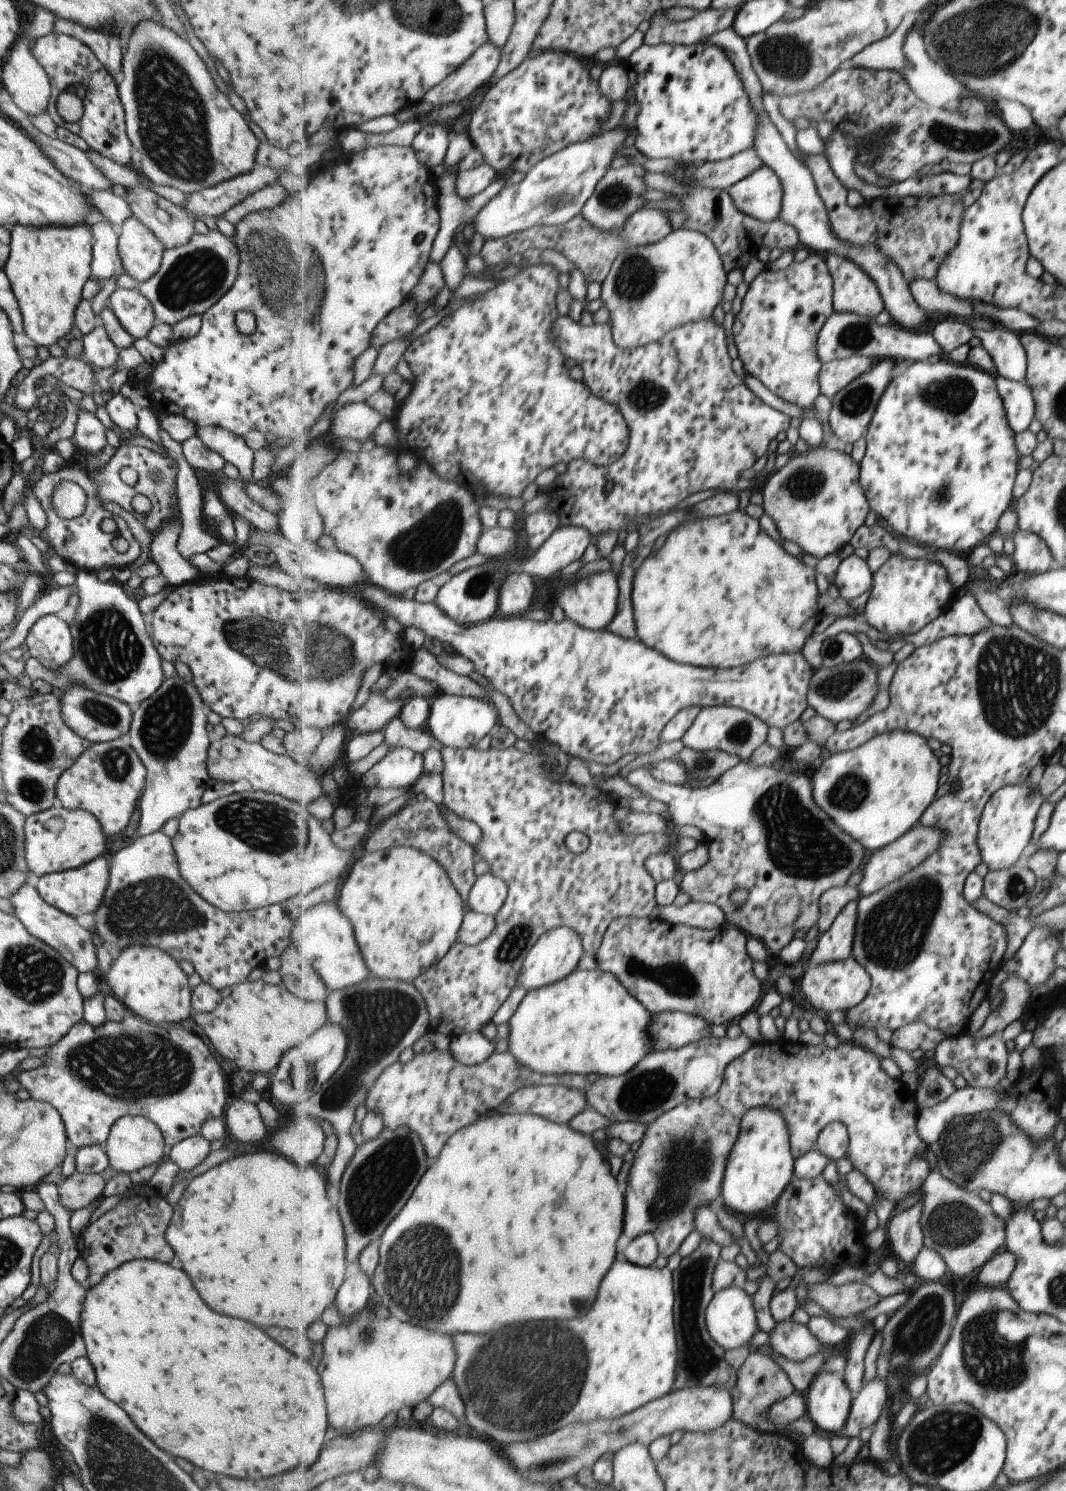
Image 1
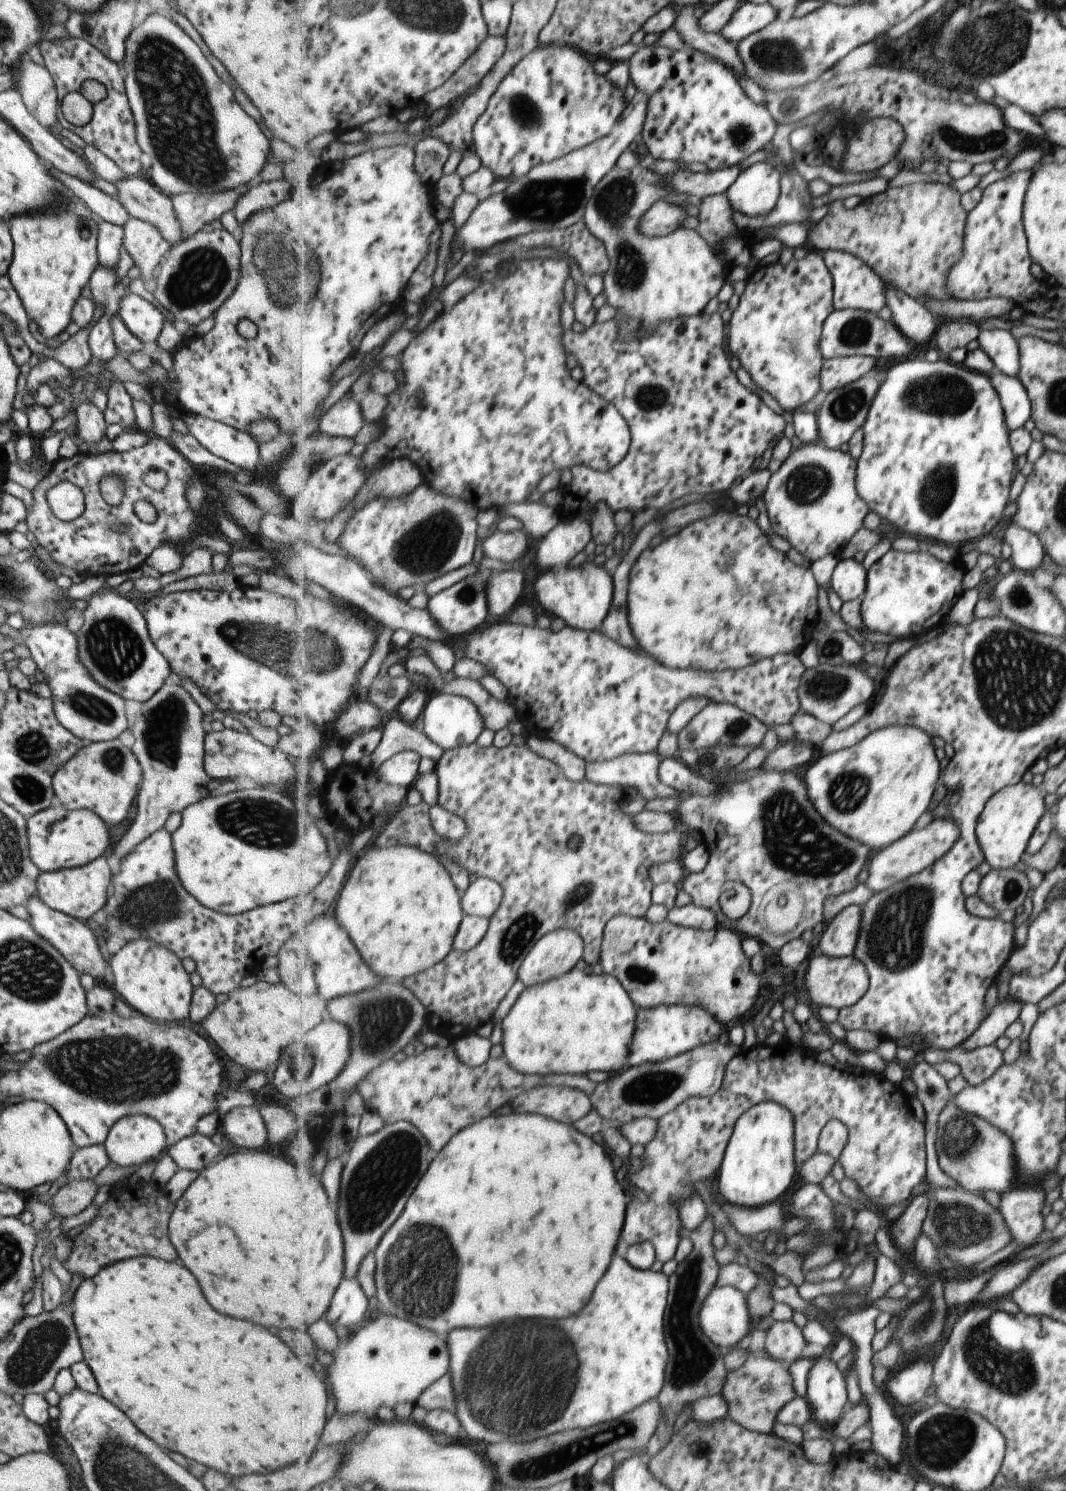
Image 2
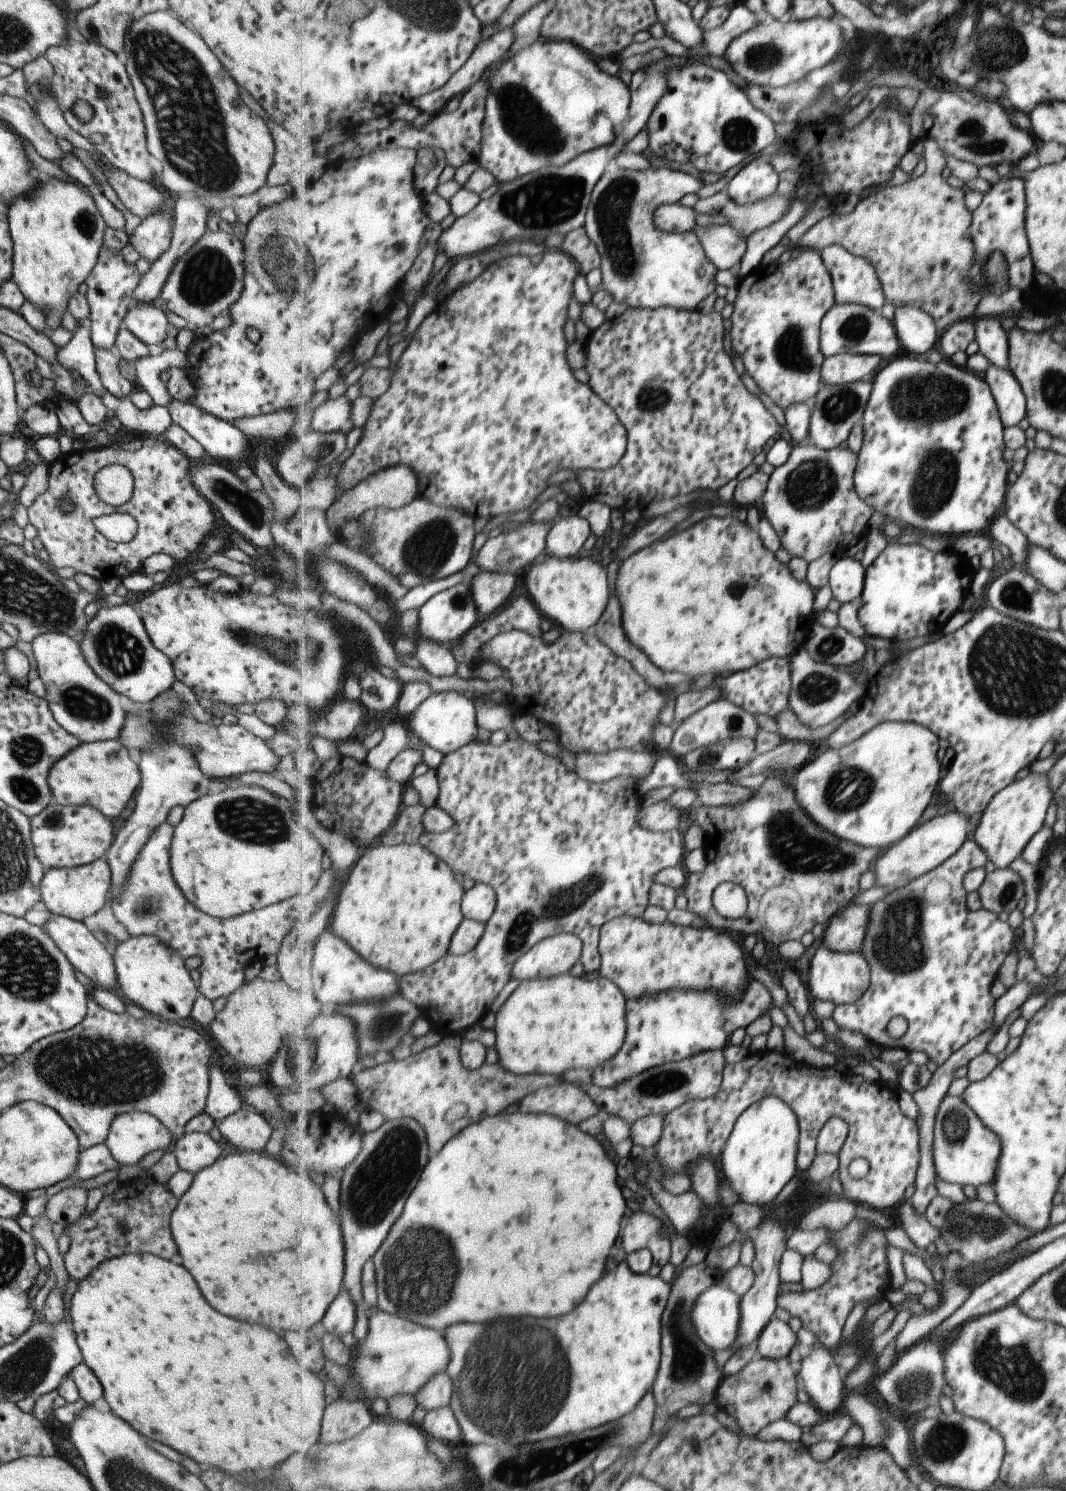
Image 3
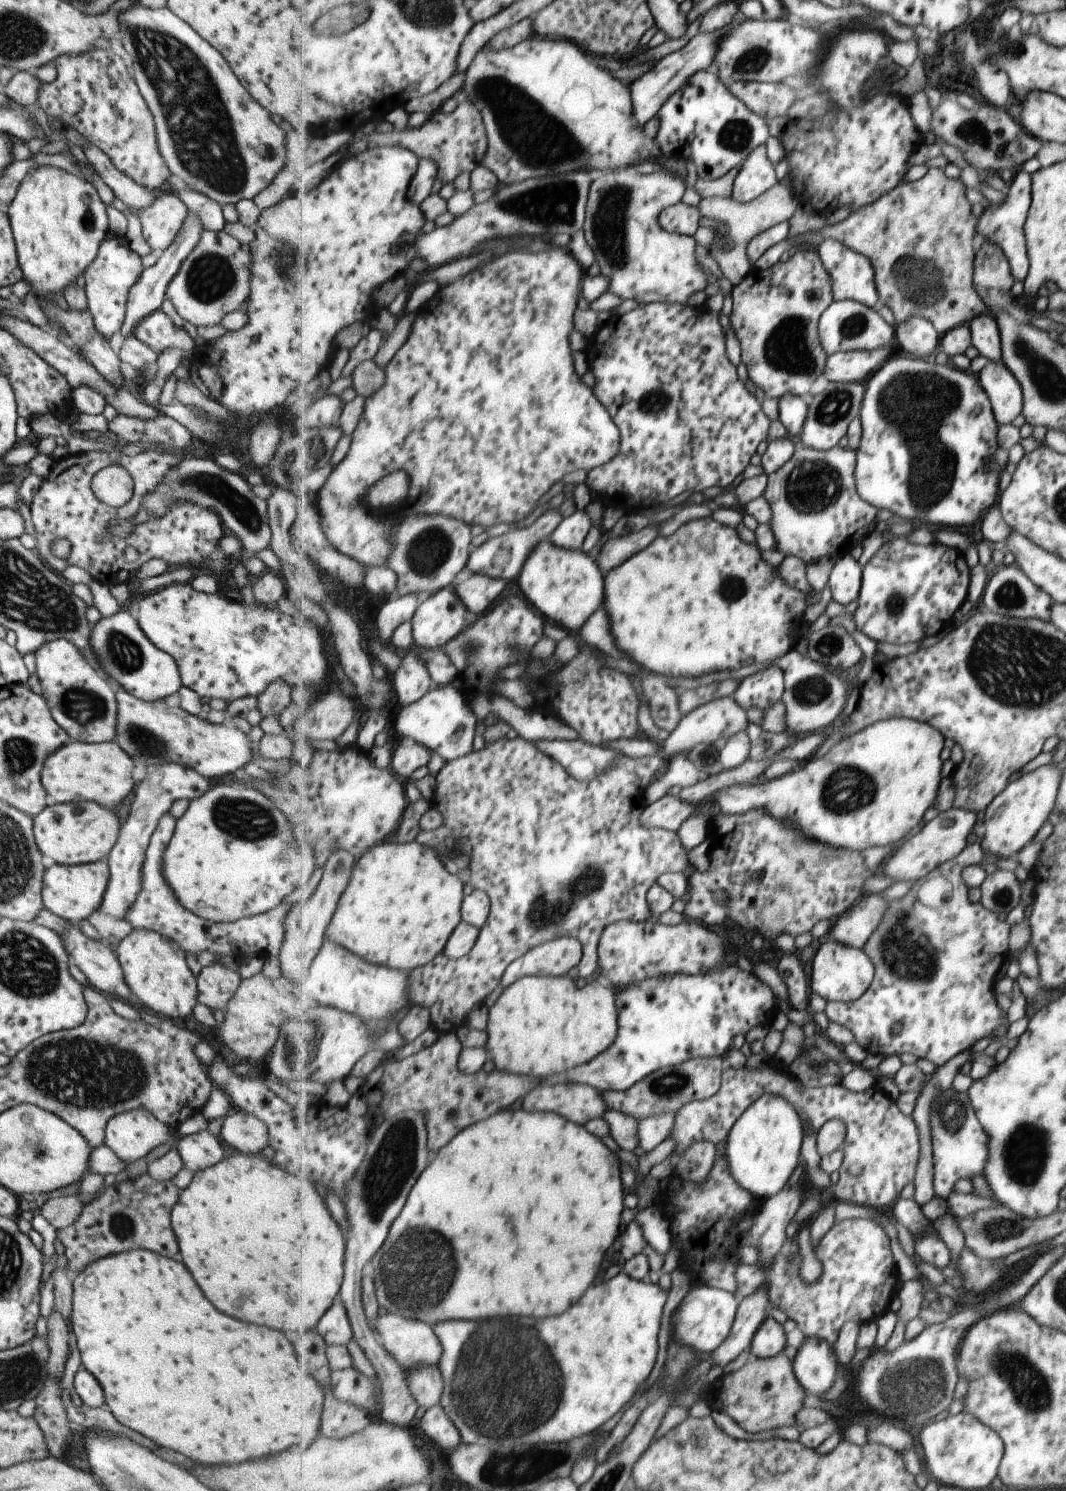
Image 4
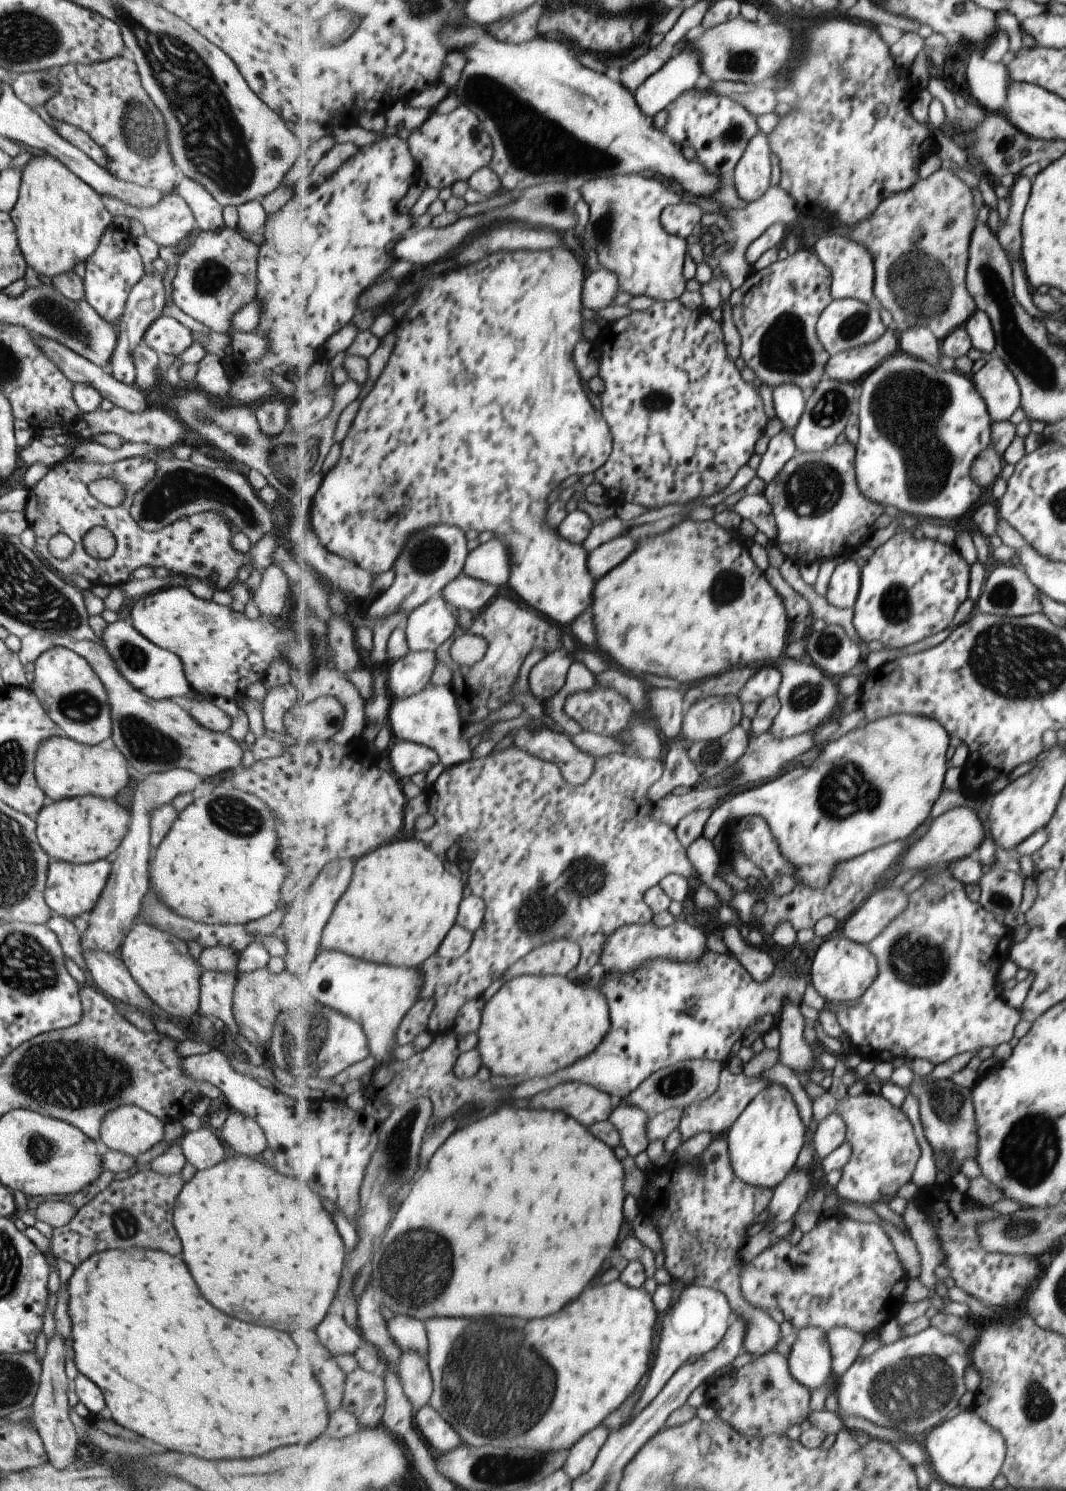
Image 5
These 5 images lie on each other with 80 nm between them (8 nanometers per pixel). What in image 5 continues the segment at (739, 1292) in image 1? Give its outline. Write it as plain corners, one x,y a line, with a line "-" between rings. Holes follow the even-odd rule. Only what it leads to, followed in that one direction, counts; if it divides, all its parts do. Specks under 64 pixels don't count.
699,1284
684,1288
676,1303
668,1310
662,1320
662,1332
656,1344
656,1355
644,1382
636,1414
639,1414
657,1398
672,1376
689,1358
698,1359
705,1356
722,1342
729,1330
732,1316
734,1316
734,1310
724,1292

